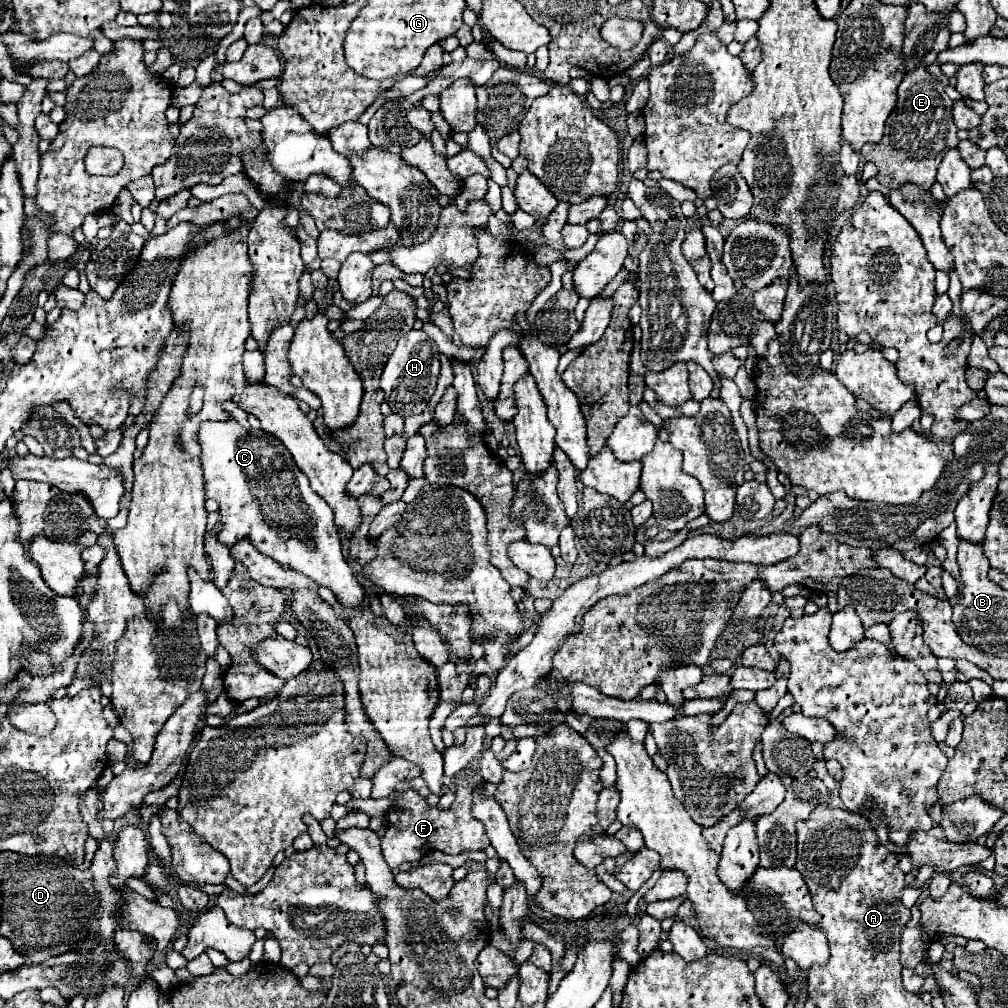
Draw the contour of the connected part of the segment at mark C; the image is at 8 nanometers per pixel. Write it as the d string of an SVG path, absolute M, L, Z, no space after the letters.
M233 418L225 422L203 422L197 432L197 442L201 446L199 460L205 478L205 494L207 498L219 502L219 516L223 522L219 540L225 546L233 546L241 538L249 538L249 542L261 554L273 558L277 564L289 566L305 574L313 582L333 590L339 596L343 608L361 608L365 592L357 582L355 574L351 572L347 560L343 558L339 532L333 522L333 510L327 506L327 502L321 496L317 496L311 490L309 478L301 474L289 450L285 450L285 446L281 446L277 438L265 434L265 430L255 430L255 428L247 430Z

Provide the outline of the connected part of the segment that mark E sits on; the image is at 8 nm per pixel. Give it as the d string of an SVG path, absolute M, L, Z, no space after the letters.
M917 66L905 74L899 86L899 100L891 118L885 124L885 134L877 144L865 144L861 154L865 160L875 162L879 168L879 182L887 188L897 190L905 182L921 186L921 190L931 190L935 184L935 174L941 158L953 148L957 148L957 126L951 116L953 100L945 94L943 84L929 74L925 66Z

